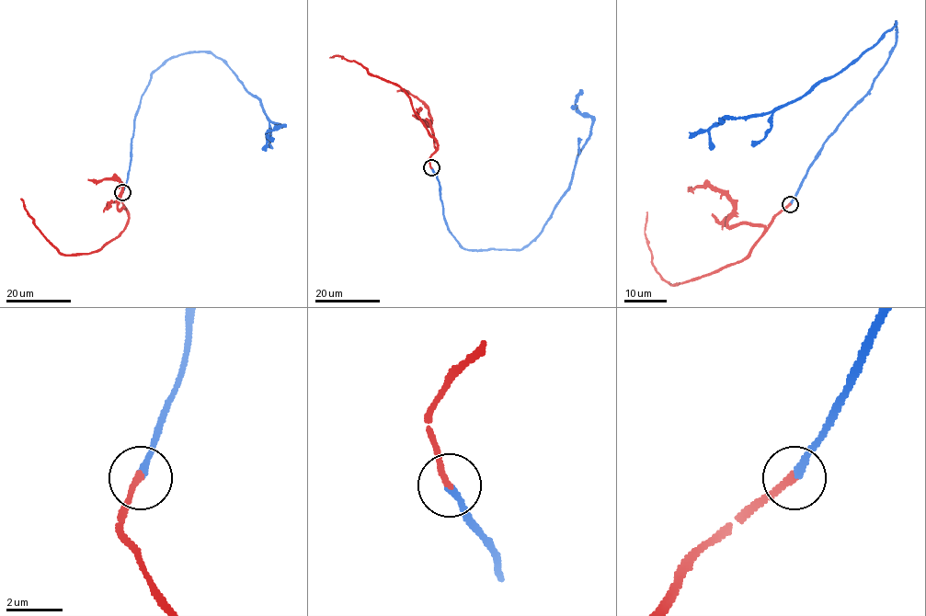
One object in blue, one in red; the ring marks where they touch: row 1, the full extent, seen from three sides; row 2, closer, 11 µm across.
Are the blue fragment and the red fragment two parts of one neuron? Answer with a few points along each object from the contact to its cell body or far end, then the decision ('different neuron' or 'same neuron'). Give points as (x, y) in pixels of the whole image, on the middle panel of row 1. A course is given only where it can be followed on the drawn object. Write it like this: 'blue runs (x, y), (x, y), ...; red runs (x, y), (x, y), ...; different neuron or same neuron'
blue runs (431, 168), (460, 245), (520, 249), (569, 185), (589, 133), (590, 117), (575, 106), (582, 89); red runs (431, 168), (428, 158), (437, 150), (437, 142), (410, 97), (398, 86), (373, 76), (354, 61), (330, 57); same neuron

